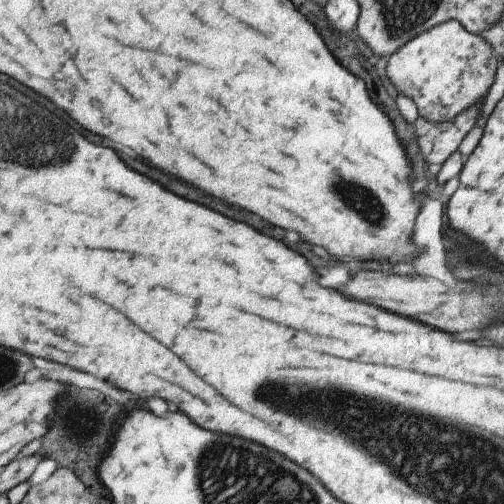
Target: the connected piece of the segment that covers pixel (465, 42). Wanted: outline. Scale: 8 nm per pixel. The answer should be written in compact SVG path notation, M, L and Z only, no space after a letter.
M452 19L422 32L387 58L386 72L394 88L414 100L419 116L432 124L448 122L454 115L485 100L494 84L499 57L481 36L468 32Z

